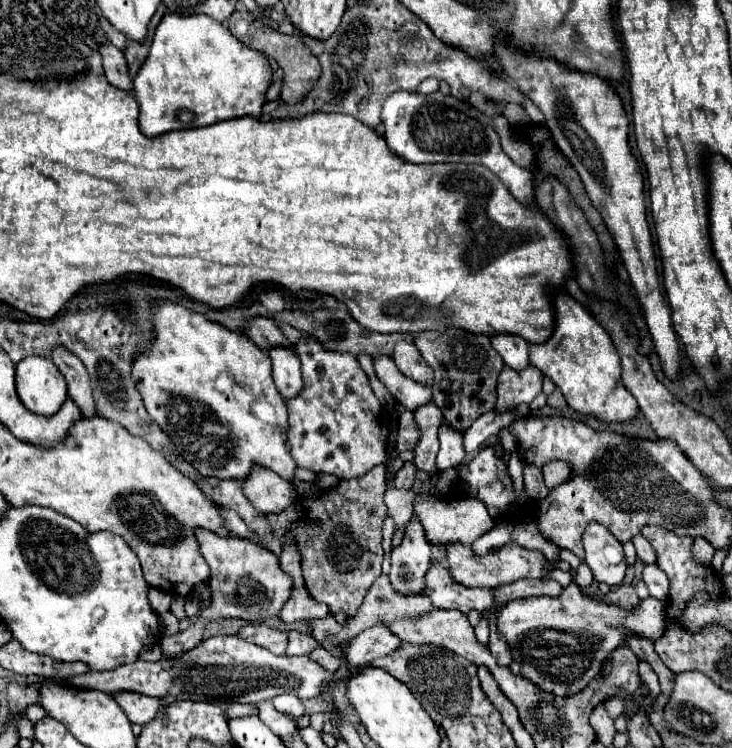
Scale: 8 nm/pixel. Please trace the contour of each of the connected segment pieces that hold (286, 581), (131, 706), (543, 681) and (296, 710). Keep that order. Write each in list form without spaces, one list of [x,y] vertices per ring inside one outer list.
[[[194,529],[194,537],[198,543],[198,549],[204,557],[204,561],[210,567],[210,591],[212,591],[212,599],[208,607],[202,607],[196,621],[190,623],[190,627],[174,637],[164,637],[160,639],[162,651],[168,657],[180,655],[184,651],[190,651],[192,647],[196,647],[202,637],[204,637],[204,629],[210,621],[216,619],[246,619],[252,623],[260,623],[266,621],[270,617],[276,617],[282,609],[282,605],[286,603],[286,599],[290,597],[290,589],[292,589],[292,577],[288,577],[286,573],[282,573],[280,565],[278,565],[278,557],[274,553],[270,553],[264,547],[258,547],[254,541],[250,539],[242,539],[242,537],[220,537],[212,531],[204,531],[204,529]]]
[[[112,693],[112,697],[124,709],[126,717],[132,723],[140,723],[140,725],[148,723],[160,707],[160,699],[140,695],[140,693]]]
[[[571,582],[558,597],[528,597],[506,603],[496,611],[496,629],[508,641],[522,677],[528,677],[528,681],[548,693],[572,697],[600,673],[604,657],[628,635],[640,635],[652,641],[662,637],[666,629],[666,608],[667,602],[648,597],[626,613],[614,605],[582,597],[578,585]]]
[[[294,695],[274,697],[272,703],[274,703],[274,709],[280,711],[280,713],[290,713],[290,715],[296,715],[296,717],[302,717],[304,715],[304,707],[302,707],[300,699],[294,697]]]

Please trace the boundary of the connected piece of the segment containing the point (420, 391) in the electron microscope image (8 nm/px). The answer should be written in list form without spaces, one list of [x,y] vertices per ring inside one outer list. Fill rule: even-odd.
[[[376,357],[374,369],[378,379],[384,383],[384,387],[406,407],[406,409],[416,409],[428,401],[432,401],[432,391],[408,377],[404,377],[394,361],[390,357]]]

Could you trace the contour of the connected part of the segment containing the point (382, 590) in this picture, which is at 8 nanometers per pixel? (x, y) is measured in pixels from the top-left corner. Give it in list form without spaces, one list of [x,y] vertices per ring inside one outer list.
[[[380,575],[380,577],[372,583],[372,589],[368,589],[362,607],[358,609],[358,613],[356,613],[352,619],[348,619],[348,621],[341,625],[333,615],[328,614],[324,619],[312,619],[308,621],[308,625],[310,625],[312,633],[314,633],[314,637],[316,637],[322,645],[324,645],[324,635],[326,635],[326,633],[332,633],[332,641],[324,645],[324,649],[330,651],[330,649],[336,647],[342,639],[346,639],[346,637],[356,637],[358,633],[362,633],[362,631],[368,629],[368,627],[374,627],[376,623],[390,623],[390,621],[396,621],[396,619],[400,619],[400,617],[404,617],[404,615],[422,615],[422,613],[428,613],[428,611],[432,611],[432,609],[434,609],[434,607],[432,607],[432,603],[430,603],[426,597],[418,597],[418,595],[416,595],[416,597],[404,597],[402,593],[392,593],[392,585],[390,585],[390,581],[388,581],[388,575]]]

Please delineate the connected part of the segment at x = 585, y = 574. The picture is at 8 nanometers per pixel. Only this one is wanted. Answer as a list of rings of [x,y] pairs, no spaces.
[[[582,563],[578,569],[576,569],[576,577],[574,577],[574,581],[580,585],[580,587],[588,587],[594,579],[592,579],[592,571],[588,569],[588,565],[586,563]]]

